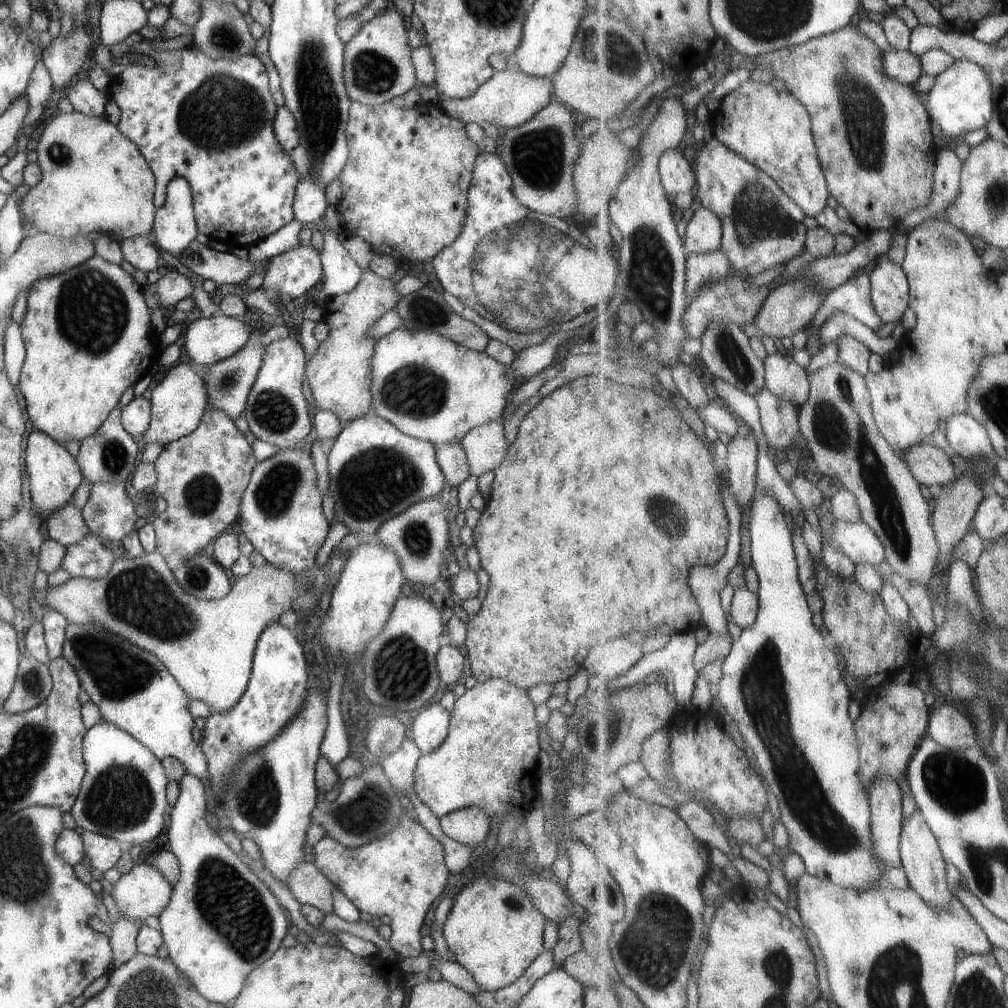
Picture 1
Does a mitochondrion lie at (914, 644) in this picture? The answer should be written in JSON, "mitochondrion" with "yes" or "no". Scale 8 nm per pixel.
{"mitochondrion":"no"}

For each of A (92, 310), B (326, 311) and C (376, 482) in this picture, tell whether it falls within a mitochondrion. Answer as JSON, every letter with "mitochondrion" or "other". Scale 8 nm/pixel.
{"A":"mitochondrion","B":"other","C":"mitochondrion"}

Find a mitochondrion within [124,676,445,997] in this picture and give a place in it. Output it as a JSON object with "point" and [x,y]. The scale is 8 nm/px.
{"point":[229,903]}

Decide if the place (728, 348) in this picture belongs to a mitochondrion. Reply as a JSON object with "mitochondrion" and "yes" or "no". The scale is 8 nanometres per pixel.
{"mitochondrion":"yes"}

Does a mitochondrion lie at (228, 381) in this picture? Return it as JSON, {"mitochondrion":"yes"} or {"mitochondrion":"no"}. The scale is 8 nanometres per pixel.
{"mitochondrion":"yes"}

